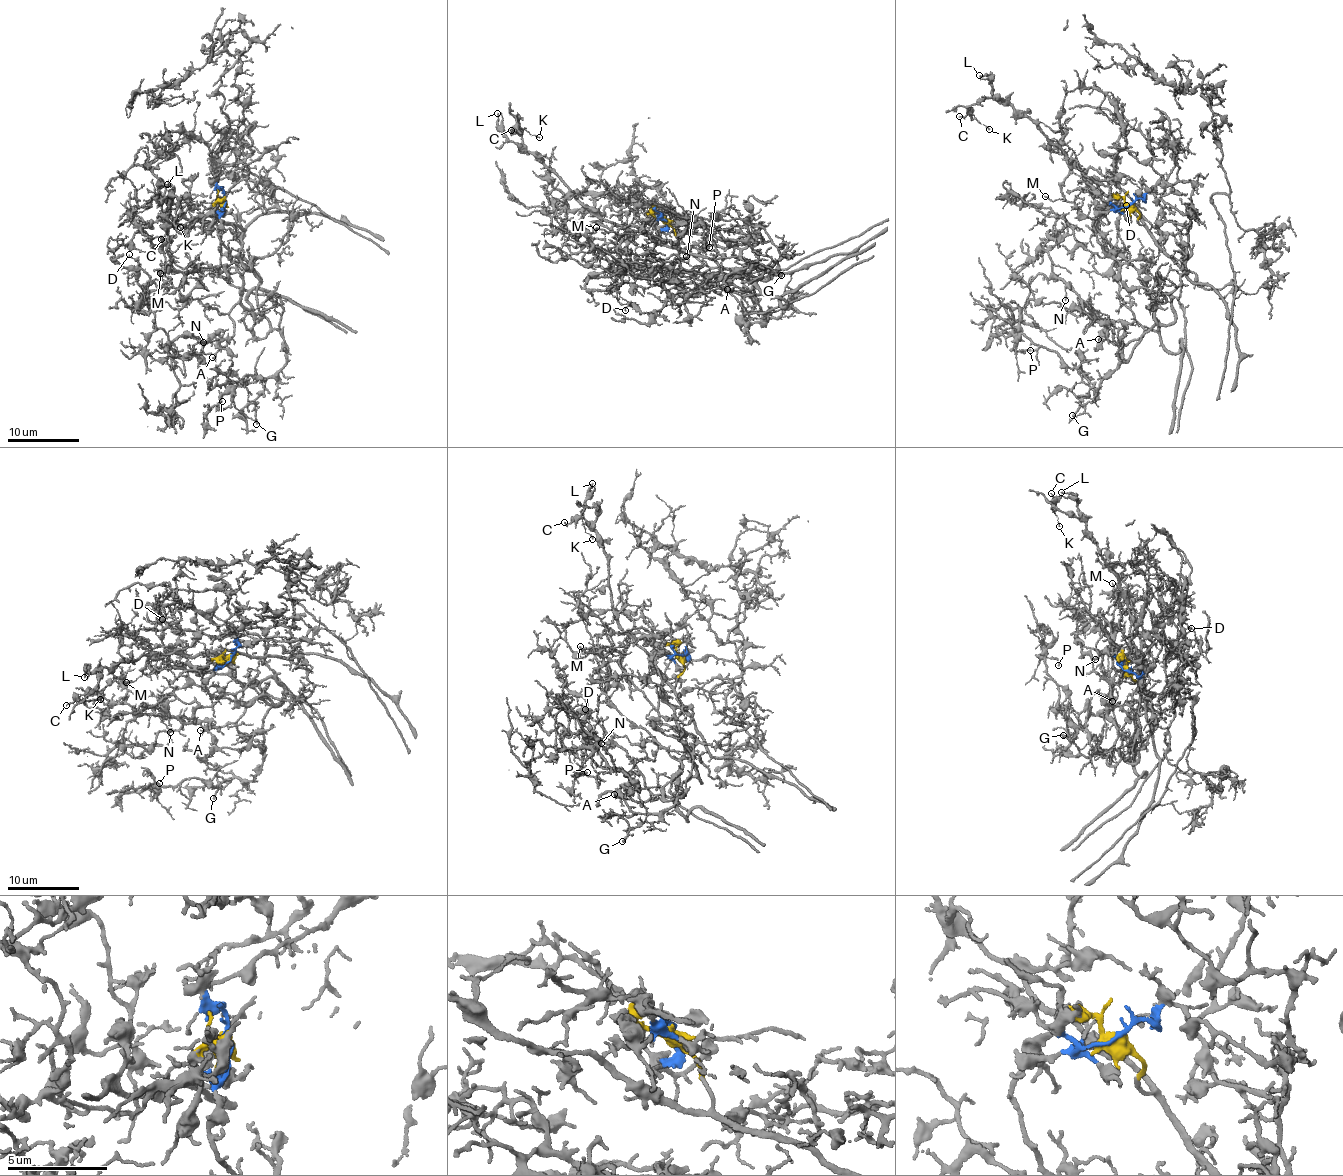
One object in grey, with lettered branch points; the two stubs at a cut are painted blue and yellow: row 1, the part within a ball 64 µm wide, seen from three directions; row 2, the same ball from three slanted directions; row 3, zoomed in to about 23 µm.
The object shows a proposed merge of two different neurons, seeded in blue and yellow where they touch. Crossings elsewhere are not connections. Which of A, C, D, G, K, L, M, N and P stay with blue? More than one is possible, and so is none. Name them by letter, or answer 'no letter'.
A, D, G, M, N, P

